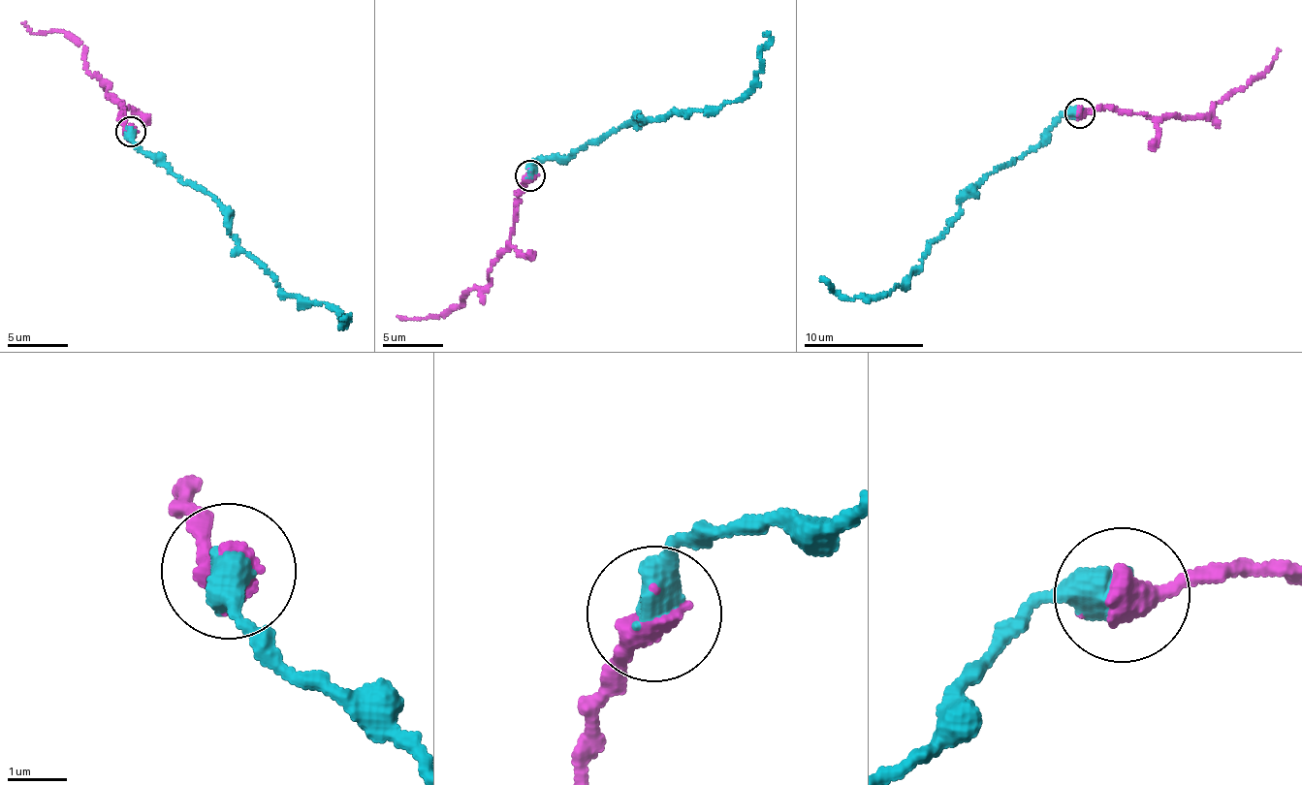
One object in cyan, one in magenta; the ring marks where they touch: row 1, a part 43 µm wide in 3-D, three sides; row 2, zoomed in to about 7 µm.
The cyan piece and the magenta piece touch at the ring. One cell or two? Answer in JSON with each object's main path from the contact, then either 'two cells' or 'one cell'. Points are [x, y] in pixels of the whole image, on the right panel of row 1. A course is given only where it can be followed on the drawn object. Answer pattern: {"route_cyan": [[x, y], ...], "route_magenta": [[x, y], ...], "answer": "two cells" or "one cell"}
{"route_cyan": [[1078, 111], [1063, 113], [1014, 164], [987, 173], [908, 281], [851, 298], [841, 298], [820, 276]], "route_magenta": [[1078, 111], [1107, 108], [1146, 114], [1203, 114], [1265, 72], [1278, 48]], "answer": "one cell"}

